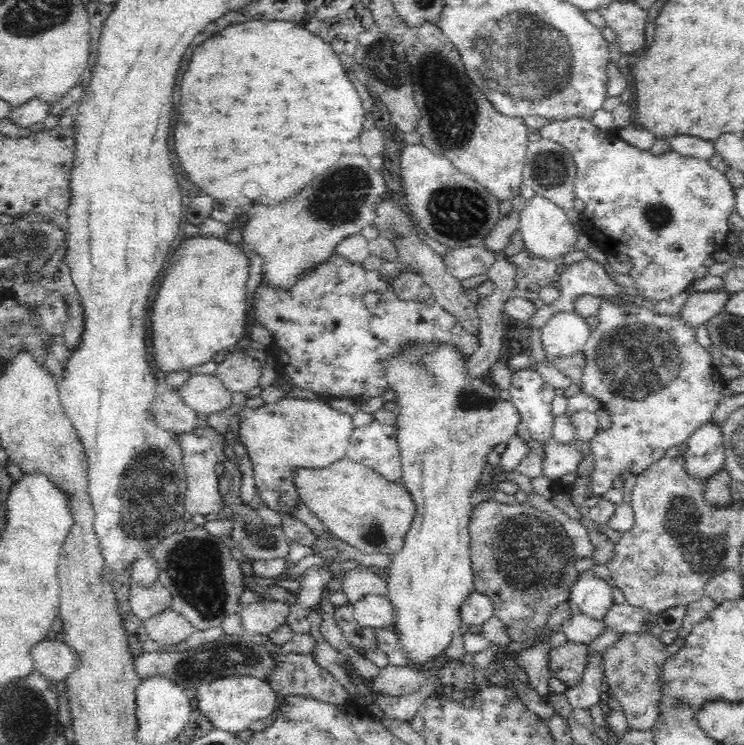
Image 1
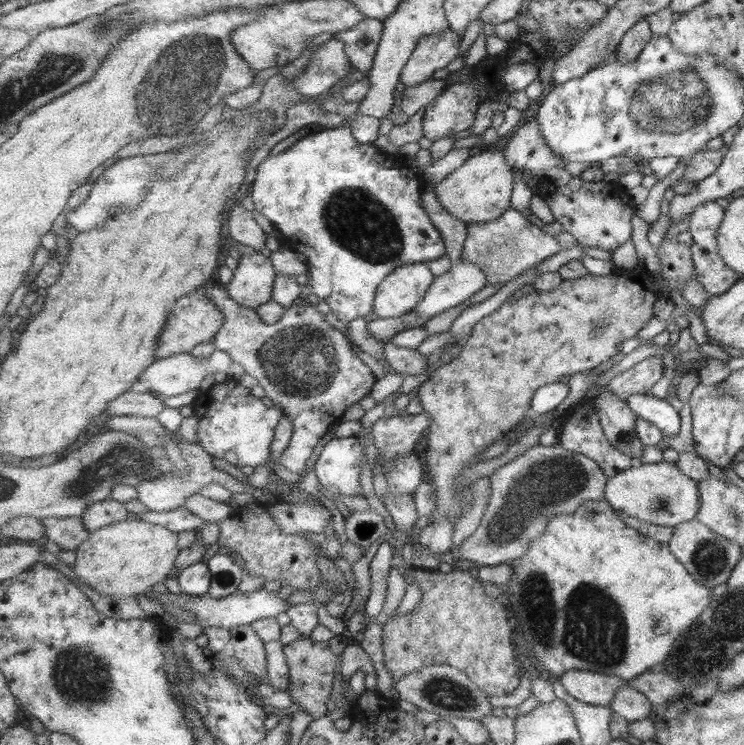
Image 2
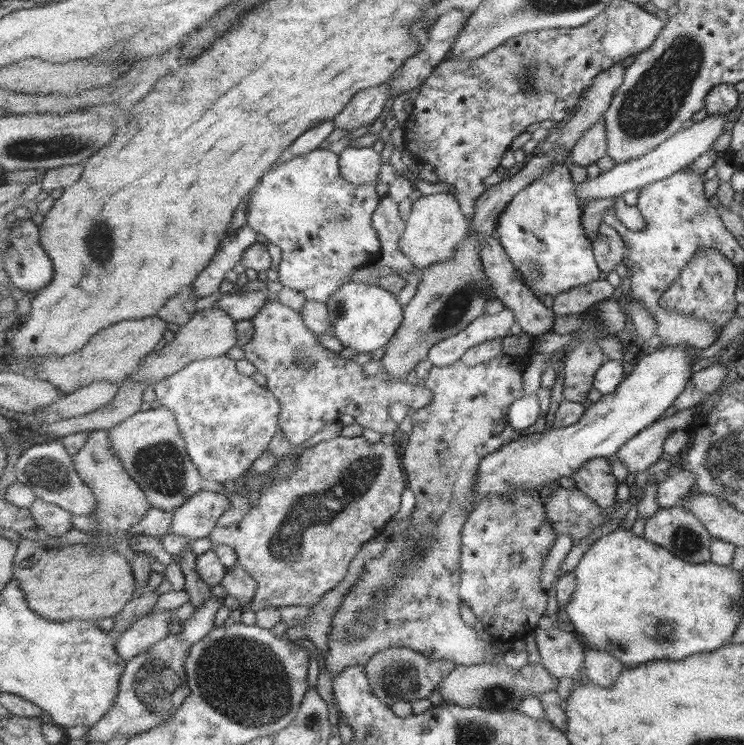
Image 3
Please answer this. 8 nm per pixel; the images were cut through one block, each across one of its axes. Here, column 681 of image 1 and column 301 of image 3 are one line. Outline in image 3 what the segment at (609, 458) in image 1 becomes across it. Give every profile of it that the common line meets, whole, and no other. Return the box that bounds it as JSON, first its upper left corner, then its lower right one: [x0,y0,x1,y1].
[244,300,433,447]

